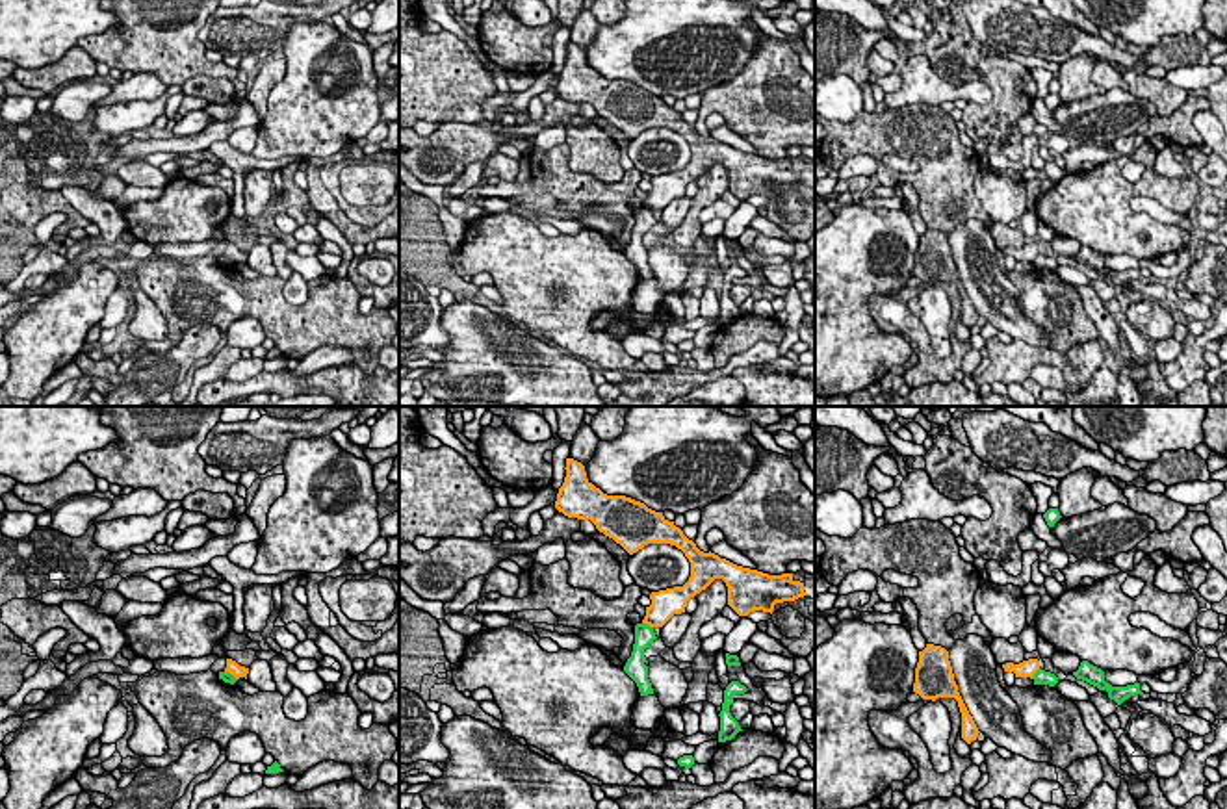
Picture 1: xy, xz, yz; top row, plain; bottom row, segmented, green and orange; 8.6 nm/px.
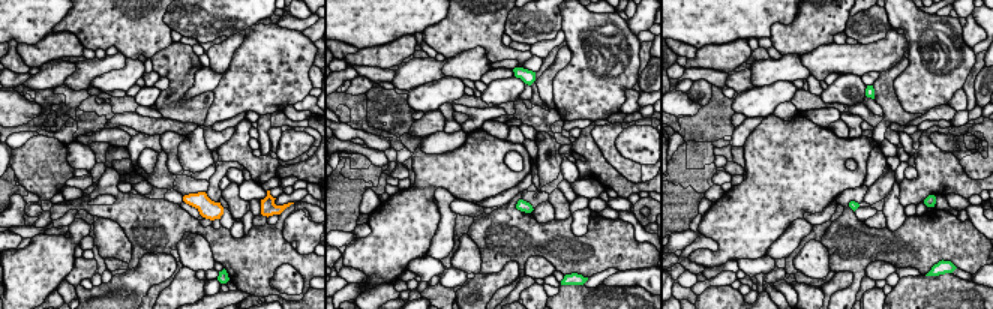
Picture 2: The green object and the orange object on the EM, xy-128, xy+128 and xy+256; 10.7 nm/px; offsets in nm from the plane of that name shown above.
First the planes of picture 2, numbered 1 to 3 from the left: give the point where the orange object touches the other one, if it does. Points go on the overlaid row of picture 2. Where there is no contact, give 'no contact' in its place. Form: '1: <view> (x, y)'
1: no contact
2: no contact
3: no contact

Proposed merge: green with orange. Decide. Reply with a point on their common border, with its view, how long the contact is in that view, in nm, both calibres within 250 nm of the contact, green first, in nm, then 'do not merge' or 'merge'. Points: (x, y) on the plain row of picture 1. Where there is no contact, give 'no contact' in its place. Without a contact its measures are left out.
meets green in xz at (648, 210); contact 110 nm long; 170 nm thick on the green side, 240 nm on the other; do not merge

